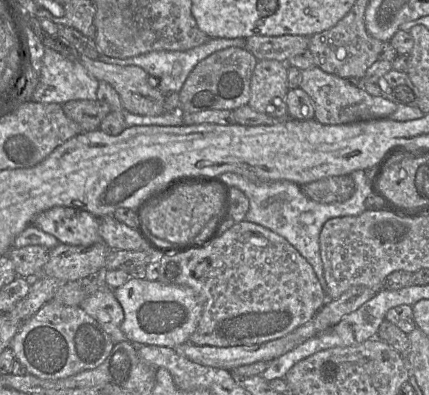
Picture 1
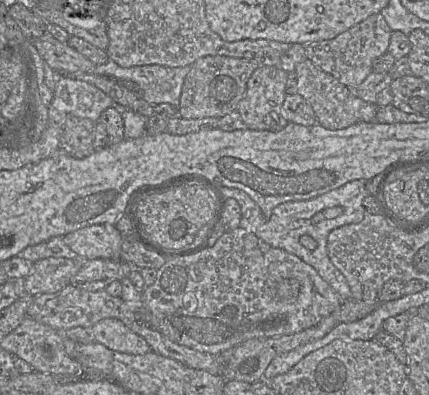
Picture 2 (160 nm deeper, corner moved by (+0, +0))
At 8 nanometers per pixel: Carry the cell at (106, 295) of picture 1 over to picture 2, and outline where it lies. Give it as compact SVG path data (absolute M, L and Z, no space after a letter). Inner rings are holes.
M106 318L97 322L92 326L92 334L96 342L117 352L143 355L151 351L143 337L116 318Z

